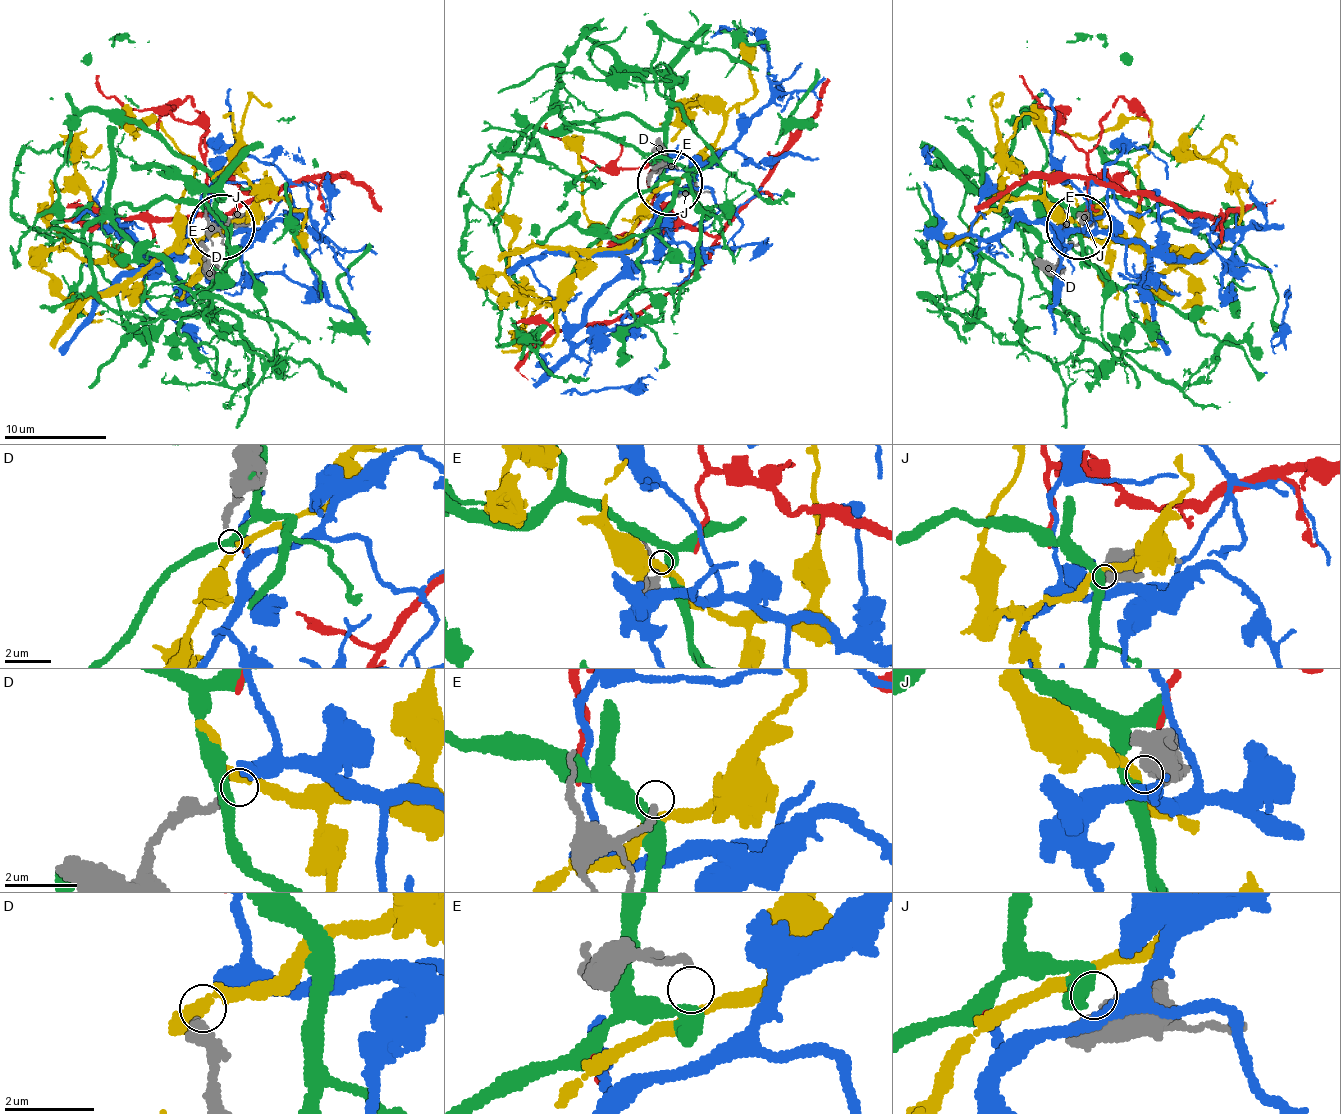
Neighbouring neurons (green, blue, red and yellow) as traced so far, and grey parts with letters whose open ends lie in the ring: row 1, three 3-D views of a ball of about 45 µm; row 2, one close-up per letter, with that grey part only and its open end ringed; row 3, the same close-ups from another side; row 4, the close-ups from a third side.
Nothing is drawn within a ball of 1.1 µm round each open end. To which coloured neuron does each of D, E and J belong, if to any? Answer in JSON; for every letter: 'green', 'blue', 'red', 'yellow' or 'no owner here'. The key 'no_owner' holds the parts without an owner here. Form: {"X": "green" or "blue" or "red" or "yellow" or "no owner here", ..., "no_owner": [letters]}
{"D": "yellow", "E": "no owner here", "J": "green", "no_owner": ["E"]}

